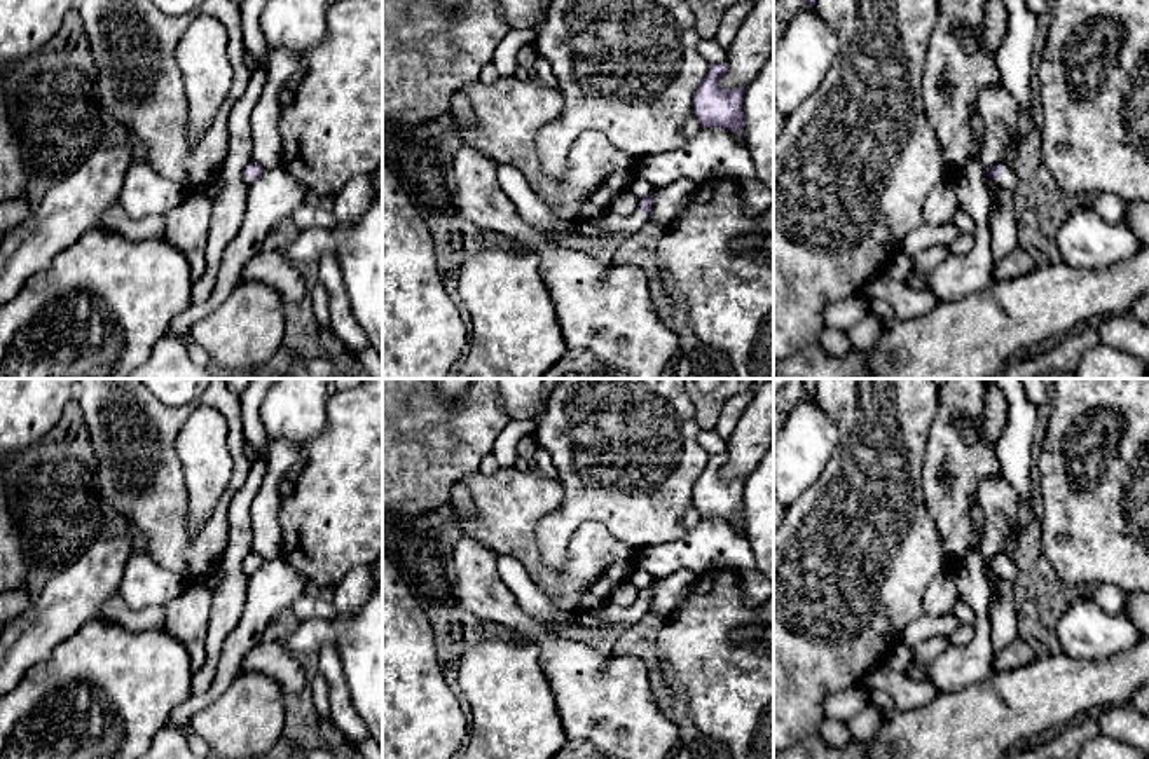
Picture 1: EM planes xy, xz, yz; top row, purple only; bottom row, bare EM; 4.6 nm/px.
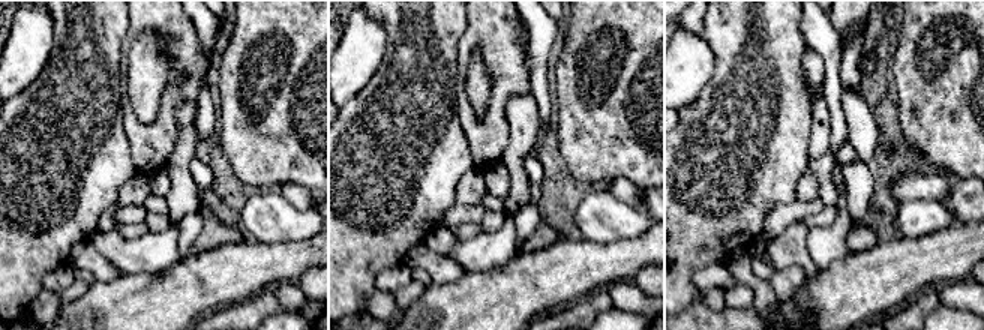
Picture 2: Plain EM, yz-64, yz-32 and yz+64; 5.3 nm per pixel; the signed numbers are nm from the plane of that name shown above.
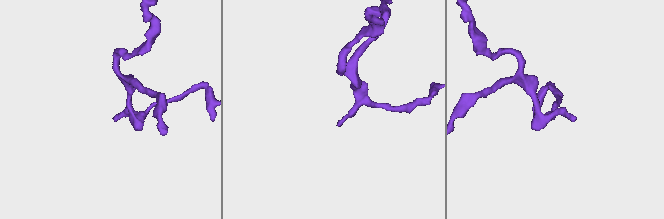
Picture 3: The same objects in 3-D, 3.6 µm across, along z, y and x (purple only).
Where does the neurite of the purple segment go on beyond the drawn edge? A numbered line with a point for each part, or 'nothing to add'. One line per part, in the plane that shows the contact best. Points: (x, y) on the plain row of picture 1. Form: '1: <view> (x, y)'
1: yz (1006, 569)

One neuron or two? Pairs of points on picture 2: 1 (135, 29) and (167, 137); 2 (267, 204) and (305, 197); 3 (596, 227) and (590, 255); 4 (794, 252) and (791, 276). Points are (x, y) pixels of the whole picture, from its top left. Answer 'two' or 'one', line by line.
1: one
2: two
3: two
4: two

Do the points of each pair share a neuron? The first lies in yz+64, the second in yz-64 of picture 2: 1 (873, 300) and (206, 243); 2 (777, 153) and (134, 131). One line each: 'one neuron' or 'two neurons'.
1: two neurons
2: two neurons

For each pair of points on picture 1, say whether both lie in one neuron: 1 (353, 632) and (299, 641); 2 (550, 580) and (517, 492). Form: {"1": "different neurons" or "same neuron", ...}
{"1": "same neuron", "2": "same neuron"}

